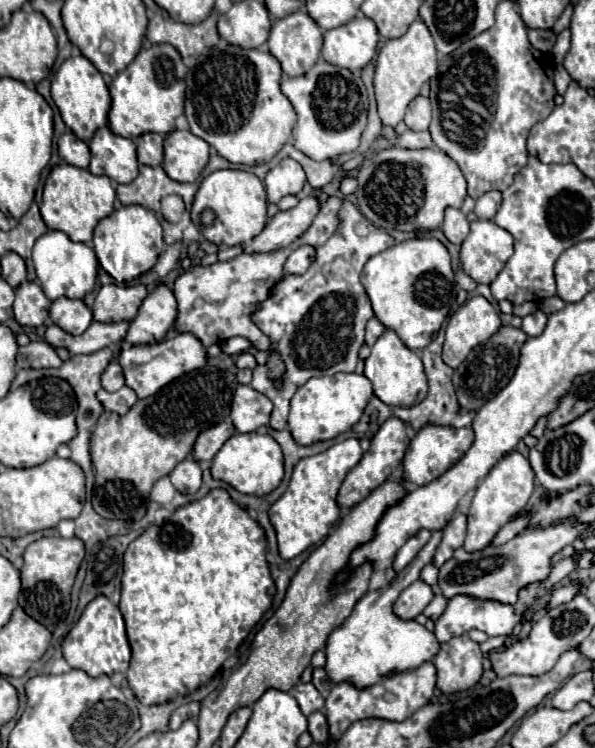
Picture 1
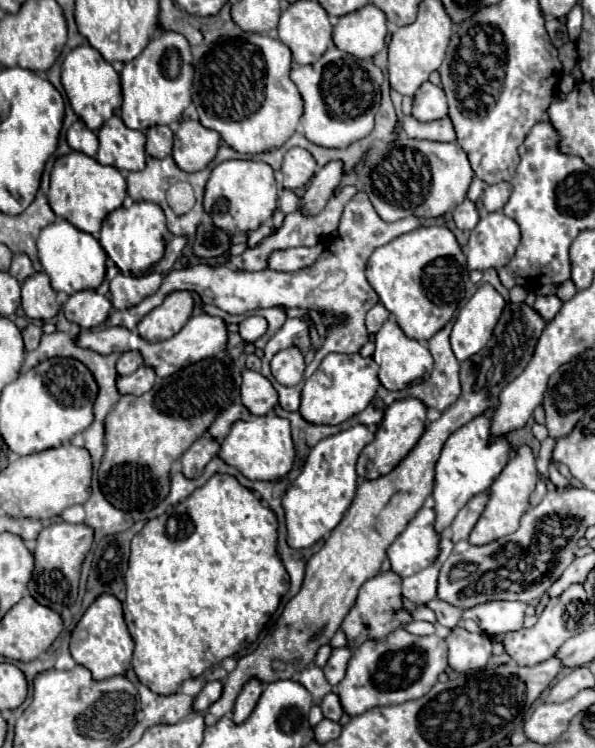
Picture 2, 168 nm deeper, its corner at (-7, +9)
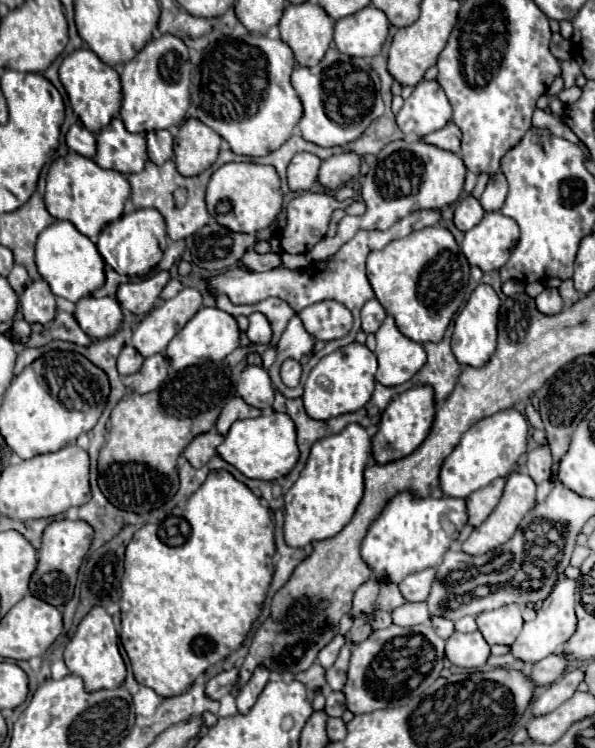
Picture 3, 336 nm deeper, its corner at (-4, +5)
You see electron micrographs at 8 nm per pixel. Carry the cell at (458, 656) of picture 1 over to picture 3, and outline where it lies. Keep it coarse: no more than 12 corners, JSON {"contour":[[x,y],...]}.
{"contour":[[456,631],[446,641],[452,665],[478,669],[490,647],[480,631]]}

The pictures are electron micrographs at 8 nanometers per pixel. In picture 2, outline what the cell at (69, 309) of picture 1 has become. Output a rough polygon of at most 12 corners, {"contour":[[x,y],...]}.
{"contour":[[93,289],[73,293],[63,311],[81,329],[103,325],[111,301]]}

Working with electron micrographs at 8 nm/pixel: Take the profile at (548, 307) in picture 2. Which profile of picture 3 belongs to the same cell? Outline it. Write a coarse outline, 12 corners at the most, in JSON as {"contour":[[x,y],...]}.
{"contour":[[544,289],[536,297],[536,307],[544,315],[564,309],[558,289]]}

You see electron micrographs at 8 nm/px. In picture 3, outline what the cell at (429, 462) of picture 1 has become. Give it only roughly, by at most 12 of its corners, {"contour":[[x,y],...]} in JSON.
{"contour":[[480,419],[442,463],[442,495],[464,499],[516,469],[528,423]]}

